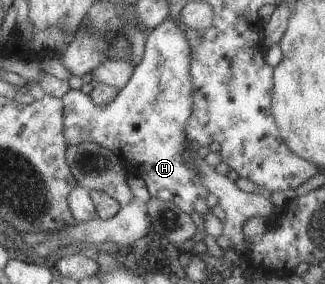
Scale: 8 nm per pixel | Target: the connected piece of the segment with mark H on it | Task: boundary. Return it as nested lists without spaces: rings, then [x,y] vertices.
[[[170,16],[166,21],[163,21],[159,26],[156,26],[145,38],[145,53],[143,55],[142,61],[135,67],[134,75],[130,80],[130,83],[121,90],[117,95],[117,98],[108,105],[101,106],[98,105],[90,93],[85,93],[80,89],[71,89],[62,99],[64,100],[64,116],[67,118],[64,122],[65,134],[68,145],[78,145],[81,143],[97,143],[101,146],[107,147],[111,152],[121,156],[121,160],[126,165],[127,170],[130,174],[140,175],[147,186],[148,192],[151,197],[161,199],[162,201],[176,204],[181,210],[184,210],[187,214],[193,214],[197,212],[202,217],[207,215],[210,210],[210,204],[208,203],[208,197],[211,192],[207,188],[207,185],[202,181],[203,173],[198,169],[197,165],[194,165],[194,160],[192,159],[192,152],[188,151],[188,146],[190,145],[190,140],[187,136],[187,125],[194,113],[194,78],[191,74],[192,67],[192,49],[189,48],[189,40],[187,40],[187,32],[185,28],[181,26],[181,16],[180,21],[173,20],[173,16]]]

